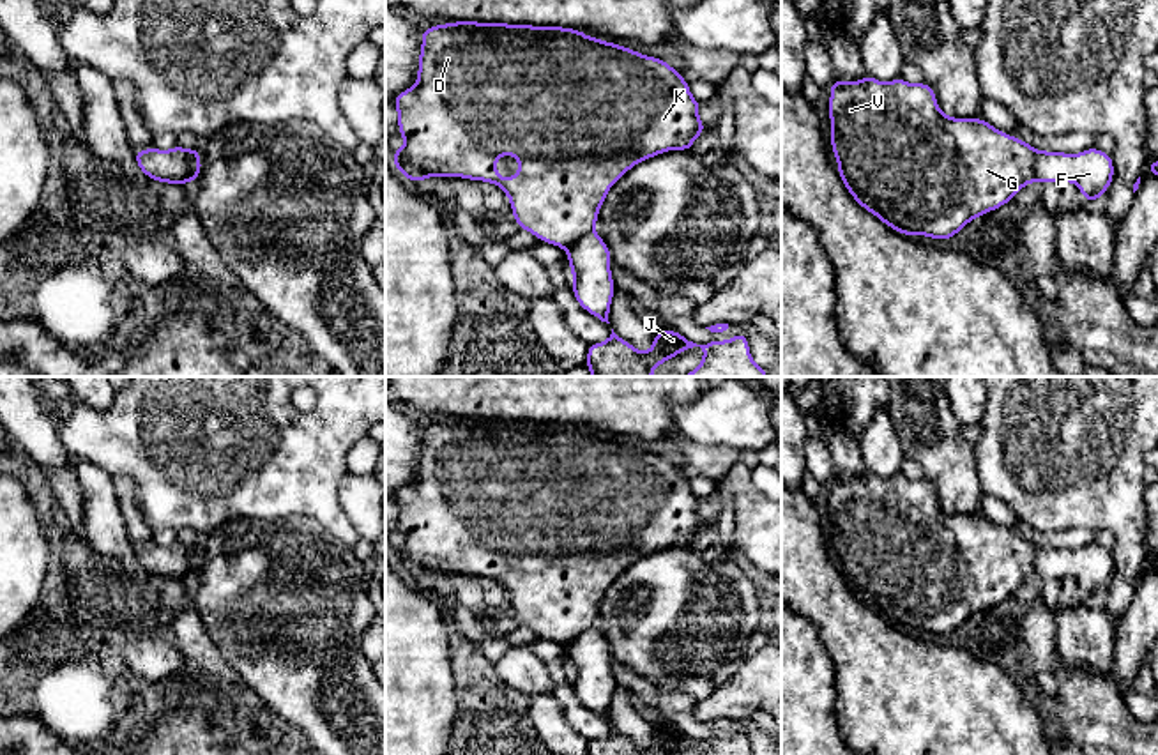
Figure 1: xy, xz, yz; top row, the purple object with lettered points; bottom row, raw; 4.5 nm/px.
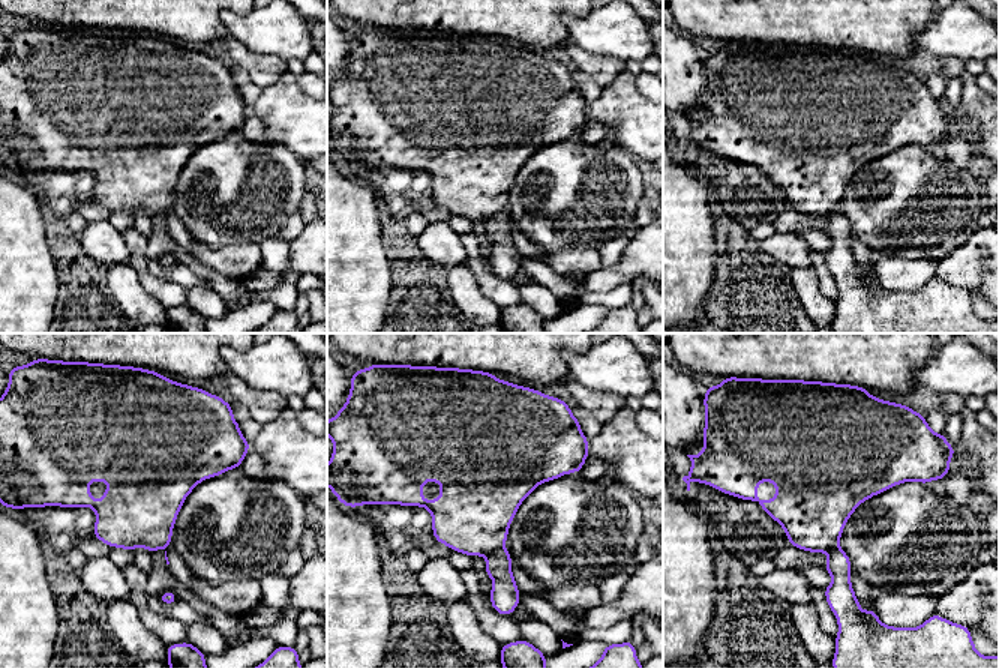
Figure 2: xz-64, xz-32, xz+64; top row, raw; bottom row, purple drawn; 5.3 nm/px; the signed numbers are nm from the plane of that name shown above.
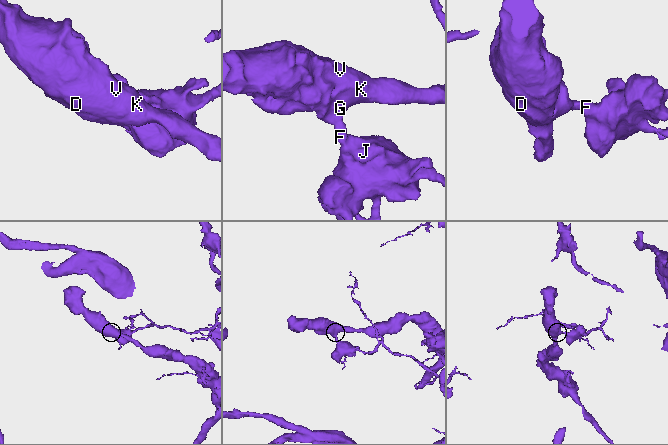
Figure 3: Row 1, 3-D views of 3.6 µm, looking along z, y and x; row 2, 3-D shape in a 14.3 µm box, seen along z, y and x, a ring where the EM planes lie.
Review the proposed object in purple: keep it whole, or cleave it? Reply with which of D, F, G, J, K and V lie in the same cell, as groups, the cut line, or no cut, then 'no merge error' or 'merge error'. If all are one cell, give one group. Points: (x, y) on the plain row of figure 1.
D G K V / F J | xy (198, 547), (190, 557), (190, 575) | merge error

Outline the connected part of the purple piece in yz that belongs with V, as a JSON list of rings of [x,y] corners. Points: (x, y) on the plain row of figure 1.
[[[866,470],[861,477],[834,476],[829,486],[831,546],[836,552],[838,571],[865,606],[898,629],[948,637],[972,615],[1006,601],[1034,576],[1032,541],[995,525],[981,513],[944,511],[935,486],[925,477],[910,481],[898,472],[884,479]]]

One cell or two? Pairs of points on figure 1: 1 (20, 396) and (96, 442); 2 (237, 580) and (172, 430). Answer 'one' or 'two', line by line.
1: two
2: two

